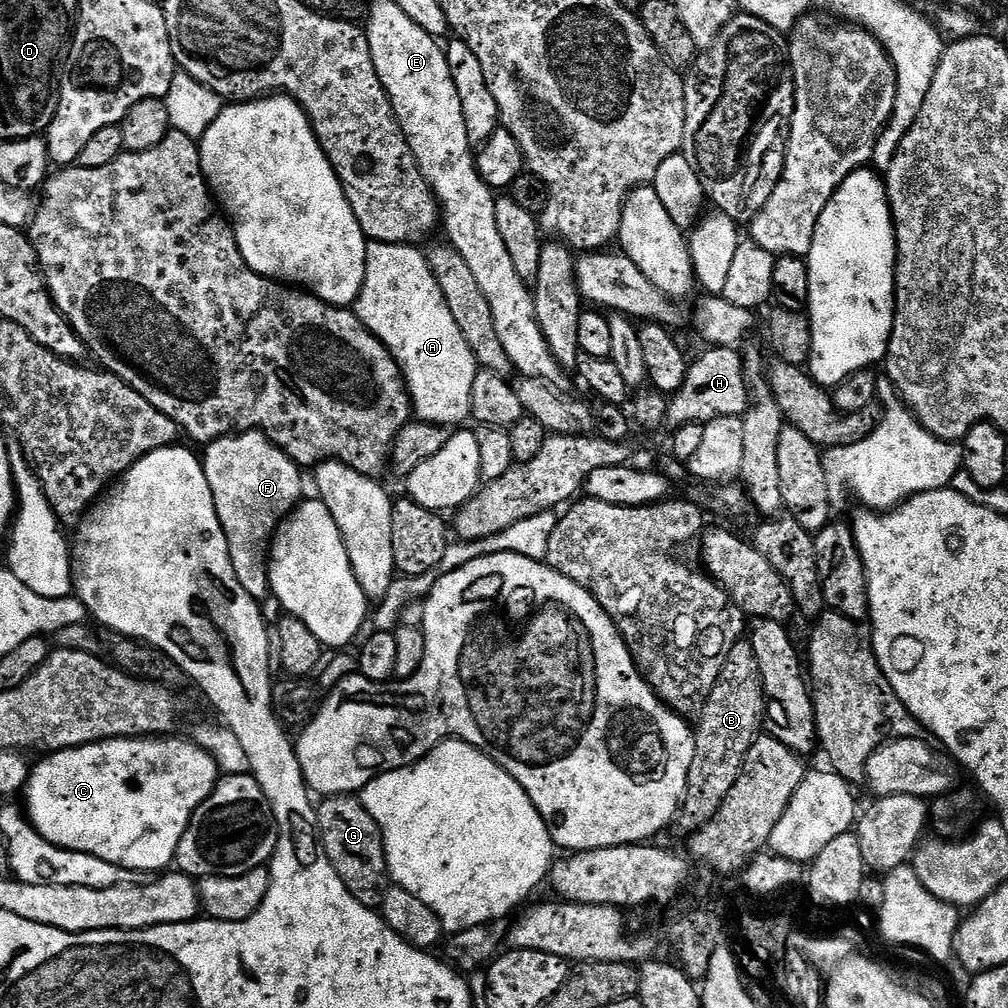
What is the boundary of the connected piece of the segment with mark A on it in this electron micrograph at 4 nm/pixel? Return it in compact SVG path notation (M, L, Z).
M369 243L366 250L366 278L362 282L354 311L357 318L391 350L400 373L408 383L415 419L431 424L460 426L472 414L470 390L474 390L478 365L470 346L466 346L466 338L462 338L462 330L458 330L458 322L454 322L454 314L450 314L450 306L446 306L442 286L438 286L430 270L427 255L420 250L410 244Z

